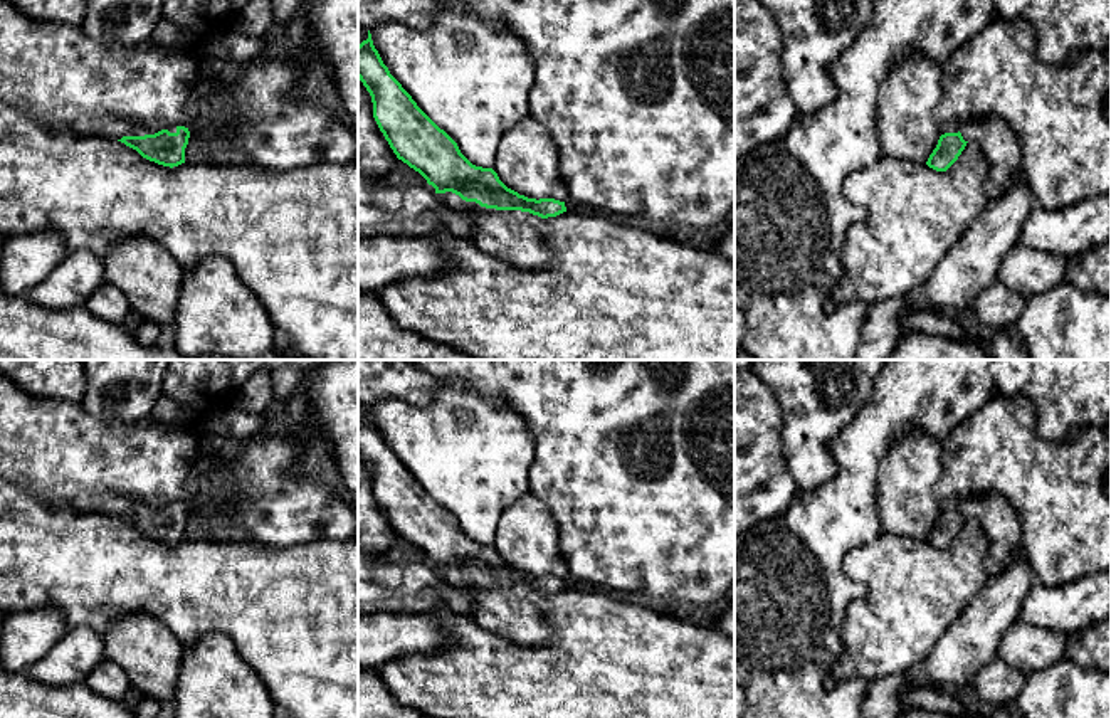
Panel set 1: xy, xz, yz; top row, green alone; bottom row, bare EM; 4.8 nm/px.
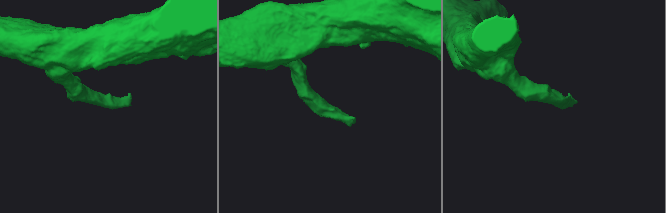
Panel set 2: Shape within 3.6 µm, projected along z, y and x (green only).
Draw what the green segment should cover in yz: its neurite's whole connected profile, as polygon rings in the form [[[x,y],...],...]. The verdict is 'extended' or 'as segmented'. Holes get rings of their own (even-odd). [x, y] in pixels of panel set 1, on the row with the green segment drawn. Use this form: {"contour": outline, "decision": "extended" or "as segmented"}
{"contour": [[[998,118],[968,121],[958,133],[941,135],[926,165],[936,172],[946,172],[968,141],[975,141],[990,160],[988,198],[1003,195],[1024,168],[1024,163],[1017,136]]], "decision": "extended"}

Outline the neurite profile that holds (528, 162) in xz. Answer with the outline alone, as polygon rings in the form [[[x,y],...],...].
[[[528,114],[501,138],[492,170],[519,195],[566,202],[570,190],[560,163],[561,155],[550,131]]]

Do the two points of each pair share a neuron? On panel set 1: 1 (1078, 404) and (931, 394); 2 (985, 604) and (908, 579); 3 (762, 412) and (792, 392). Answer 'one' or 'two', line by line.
1: two
2: two
3: two

